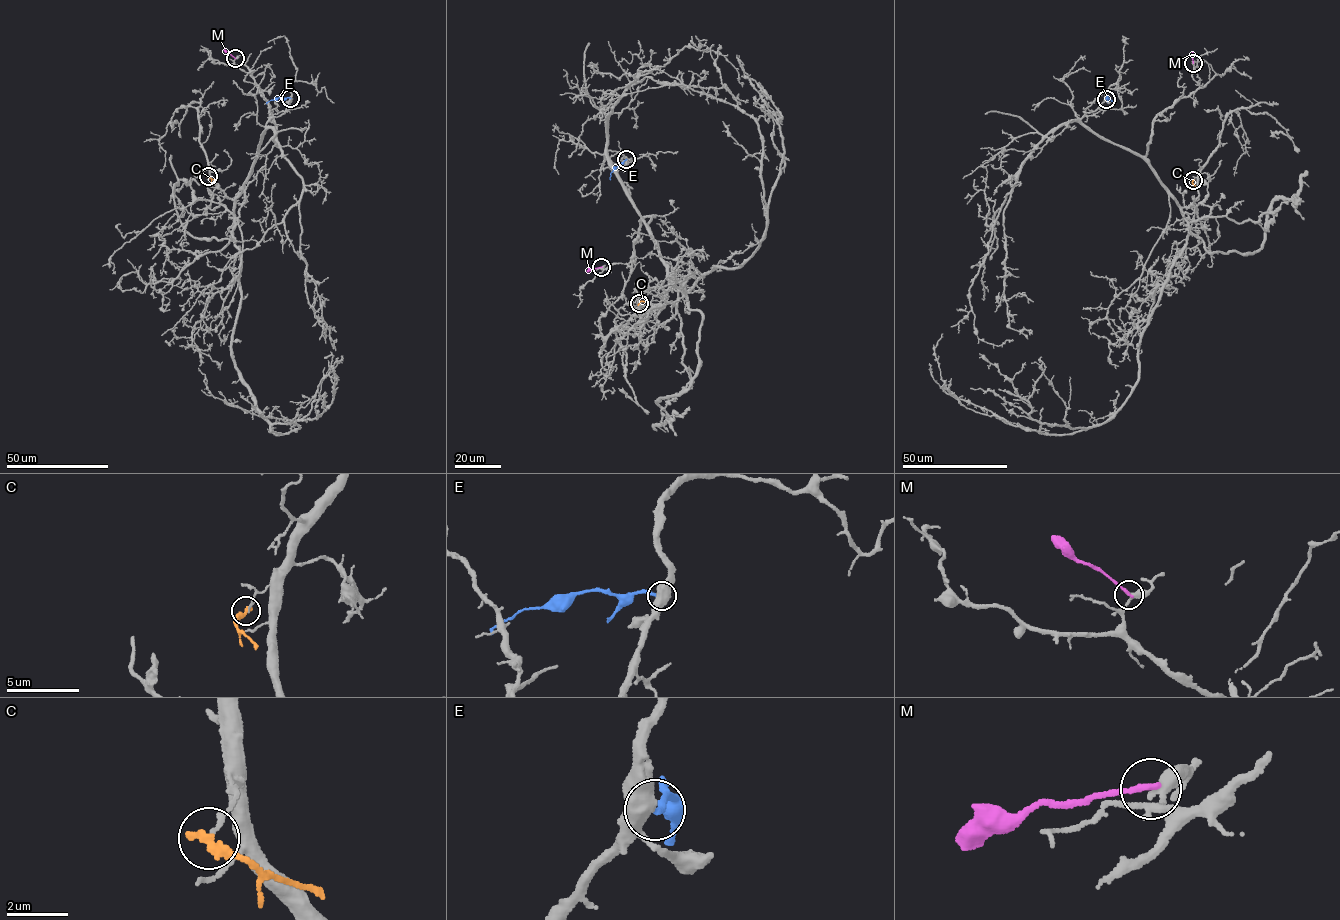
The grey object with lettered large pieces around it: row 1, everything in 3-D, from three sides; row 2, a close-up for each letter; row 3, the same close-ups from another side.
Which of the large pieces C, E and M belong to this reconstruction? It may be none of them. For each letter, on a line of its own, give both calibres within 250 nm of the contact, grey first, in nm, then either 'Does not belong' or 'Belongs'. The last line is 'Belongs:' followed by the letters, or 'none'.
C: Thickness 160 nm (grey) against 360 nm. Does not belong
E: Thickness 550 nm (grey) against 200 nm. Does not belong
M: Thickness 300 nm (grey) against 190 nm. Does not belong
Belongs: none

